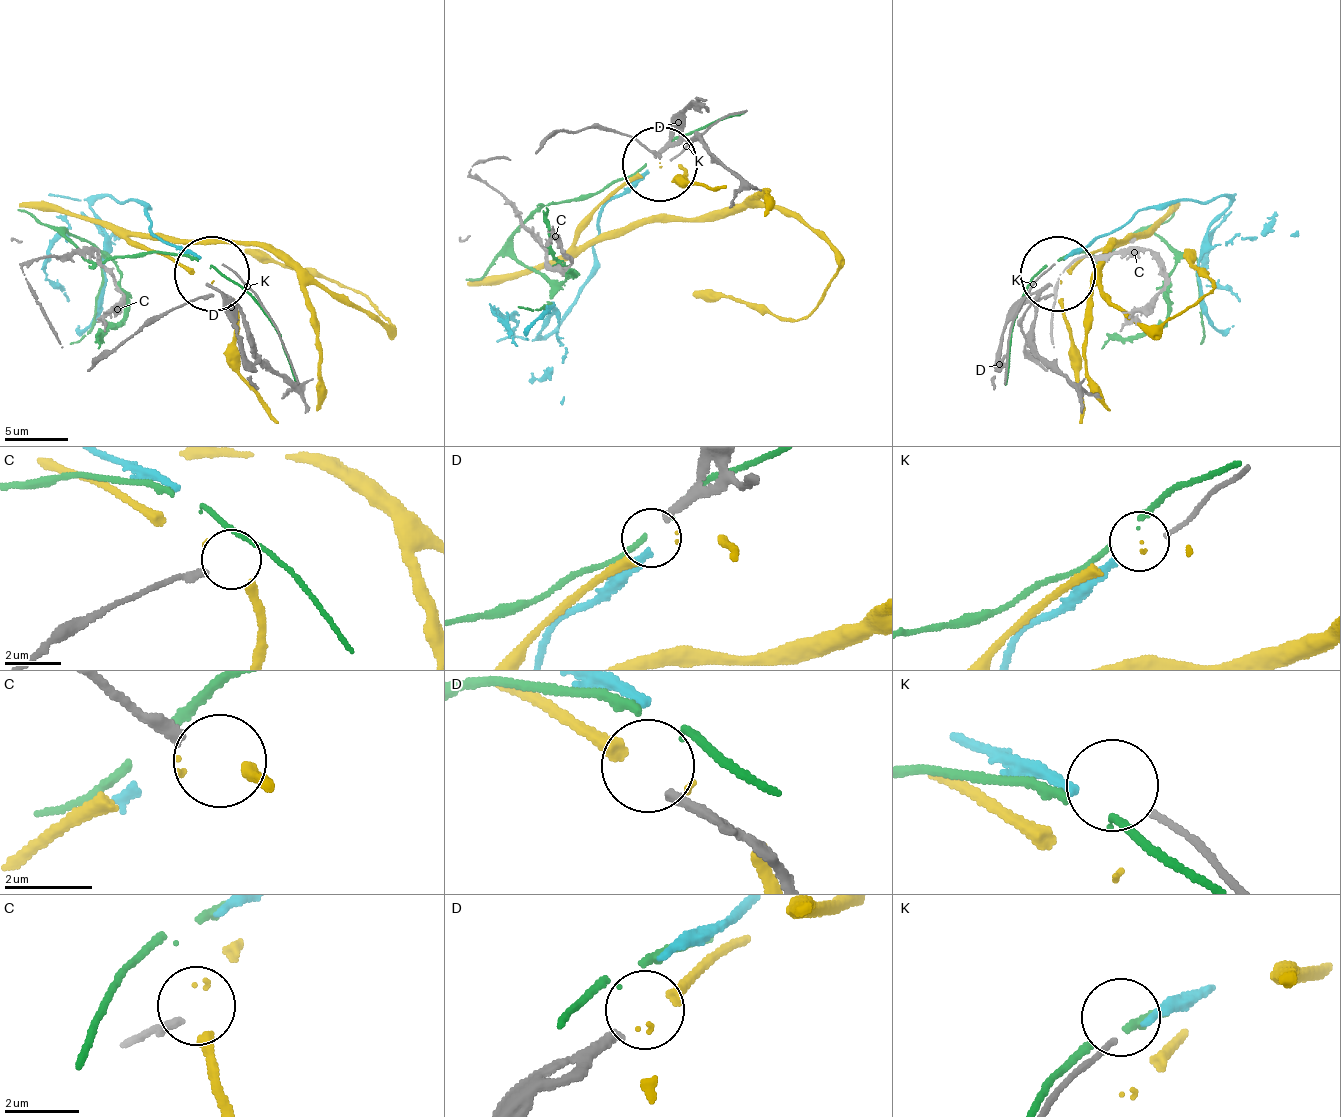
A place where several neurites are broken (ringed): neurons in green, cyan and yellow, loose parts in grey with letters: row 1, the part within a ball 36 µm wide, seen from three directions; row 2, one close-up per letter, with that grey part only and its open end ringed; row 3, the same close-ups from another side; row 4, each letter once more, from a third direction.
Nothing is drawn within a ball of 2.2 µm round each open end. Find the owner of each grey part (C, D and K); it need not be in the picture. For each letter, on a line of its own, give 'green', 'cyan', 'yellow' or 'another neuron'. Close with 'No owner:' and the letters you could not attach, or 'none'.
C: another neuron
D: another neuron
K: another neuron
No owner: C, D, K

